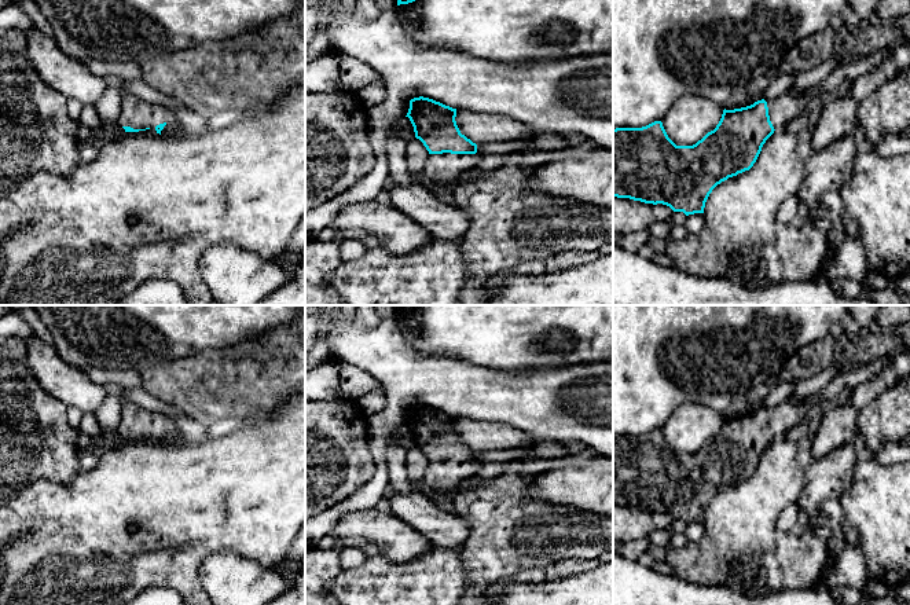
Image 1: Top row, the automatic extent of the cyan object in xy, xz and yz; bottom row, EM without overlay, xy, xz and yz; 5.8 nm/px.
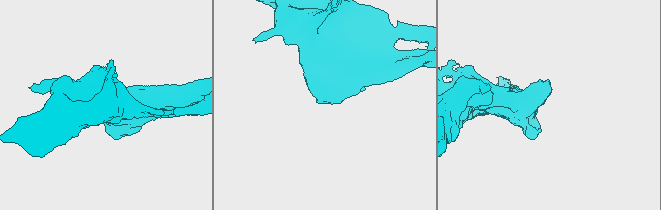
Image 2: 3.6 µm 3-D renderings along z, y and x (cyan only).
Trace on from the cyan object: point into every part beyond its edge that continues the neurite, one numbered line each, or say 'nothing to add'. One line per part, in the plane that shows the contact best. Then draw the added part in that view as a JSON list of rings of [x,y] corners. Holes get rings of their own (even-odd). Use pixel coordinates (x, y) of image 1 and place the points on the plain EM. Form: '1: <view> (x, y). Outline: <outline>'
1: xz (441, 477). Outline: [[[429,462],[422,477],[422,488],[432,490],[436,494],[456,491],[458,485],[476,474],[480,468],[478,462]]]

